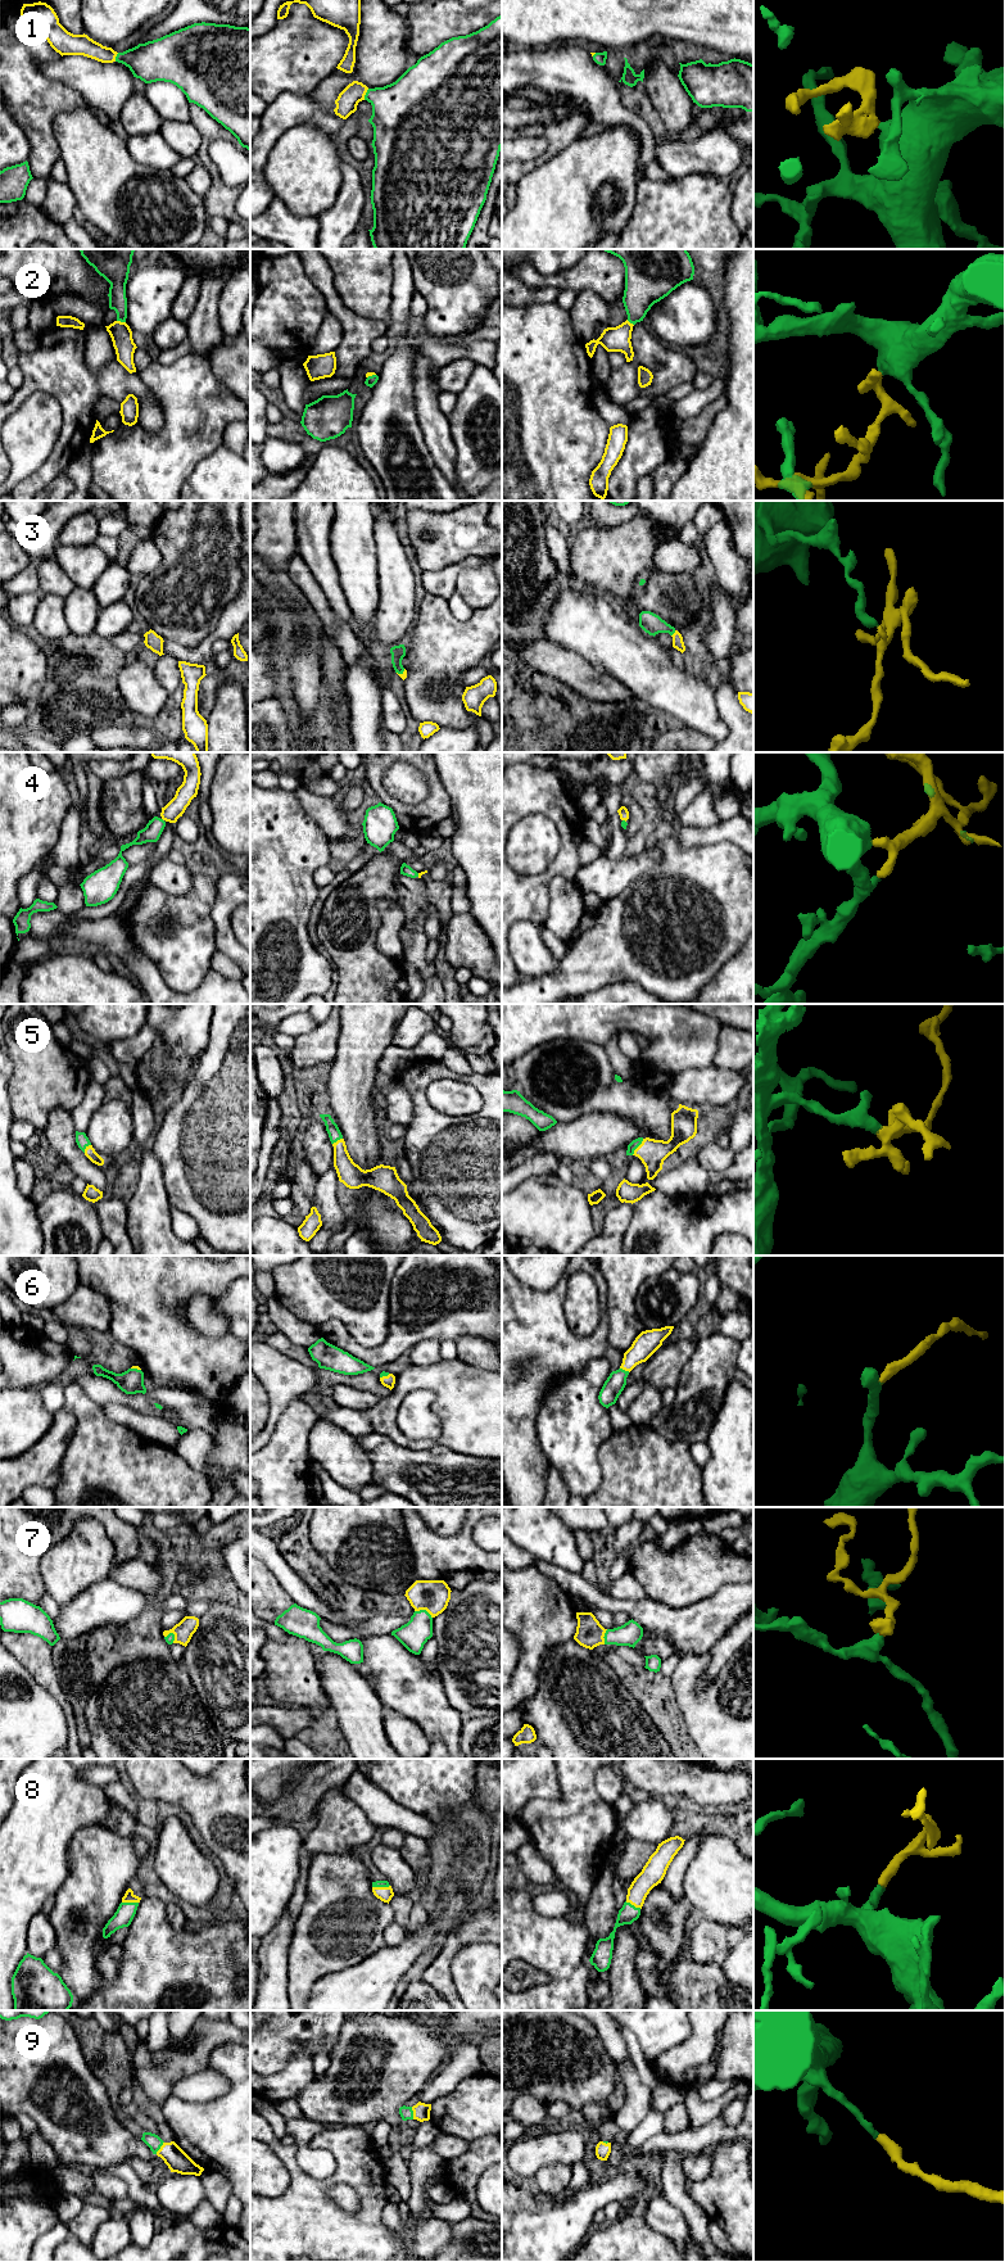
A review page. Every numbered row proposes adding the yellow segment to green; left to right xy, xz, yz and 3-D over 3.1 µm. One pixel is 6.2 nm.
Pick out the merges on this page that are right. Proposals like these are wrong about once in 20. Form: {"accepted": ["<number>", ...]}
{"accepted": ["1", "2", "3", "4", "5", "6", "7", "8", "9"]}

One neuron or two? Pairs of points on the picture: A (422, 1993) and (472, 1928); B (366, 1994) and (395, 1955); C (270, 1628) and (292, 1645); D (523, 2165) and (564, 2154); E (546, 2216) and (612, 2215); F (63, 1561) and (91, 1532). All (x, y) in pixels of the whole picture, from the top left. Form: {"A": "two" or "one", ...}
{"A": "two", "B": "one", "C": "two", "D": "one", "E": "two", "F": "one"}

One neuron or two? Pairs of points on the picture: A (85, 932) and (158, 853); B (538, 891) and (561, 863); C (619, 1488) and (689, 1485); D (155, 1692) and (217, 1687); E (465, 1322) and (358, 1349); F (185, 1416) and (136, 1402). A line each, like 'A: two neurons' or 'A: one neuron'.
A: two neurons
B: one neuron
C: one neuron
D: two neurons
E: one neuron
F: one neuron

